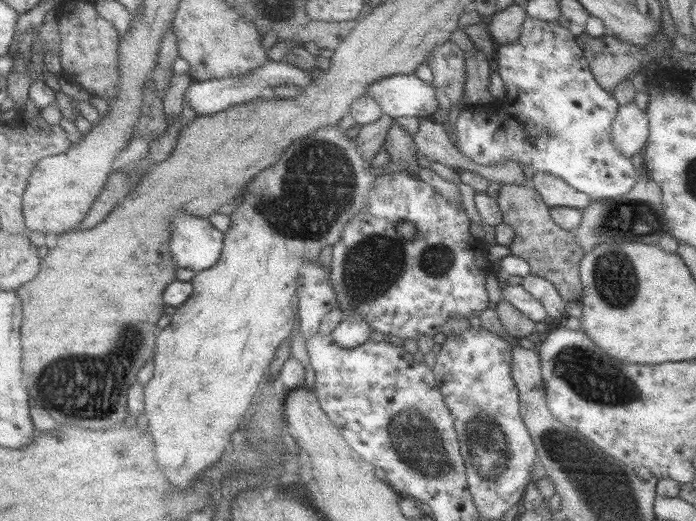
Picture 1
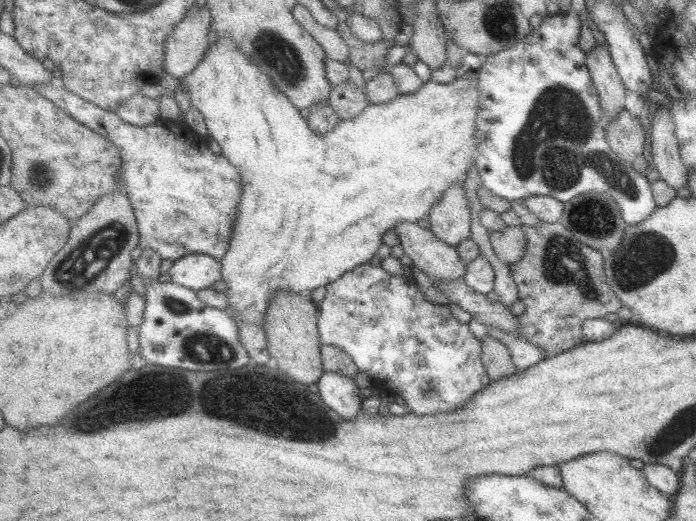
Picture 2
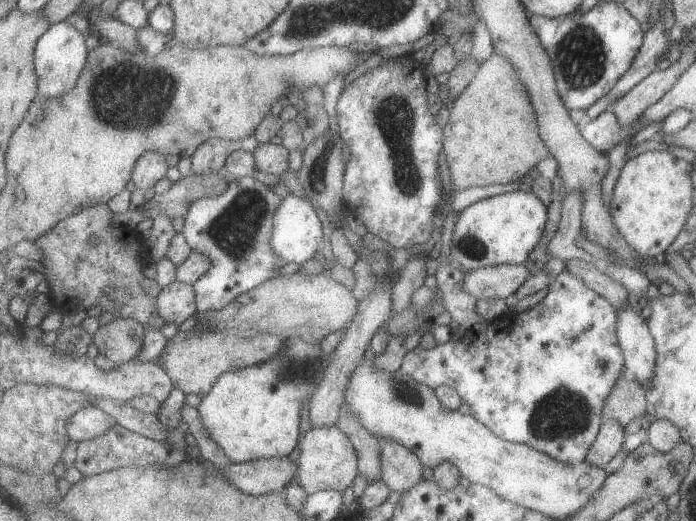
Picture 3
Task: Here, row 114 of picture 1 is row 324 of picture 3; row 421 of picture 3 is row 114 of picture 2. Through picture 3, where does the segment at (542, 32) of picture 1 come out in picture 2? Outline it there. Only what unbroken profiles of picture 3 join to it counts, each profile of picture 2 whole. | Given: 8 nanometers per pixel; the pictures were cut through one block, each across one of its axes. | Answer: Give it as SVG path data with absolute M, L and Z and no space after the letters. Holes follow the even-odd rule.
M570 12L547 14L546 17L543 18L545 21L542 21L539 27L531 29L522 40L519 40L514 46L511 46L511 48L482 57L482 65L480 69L475 72L477 82L479 82L479 108L481 112L480 118L478 118L478 129L480 130L478 137L481 140L481 144L480 152L476 155L473 169L475 170L476 177L481 180L481 184L487 188L487 190L509 201L519 201L533 195L555 198L564 203L573 197L577 197L577 194L585 194L585 192L607 194L607 196L615 200L615 204L619 206L621 220L627 225L635 225L641 221L645 221L657 206L649 182L645 177L643 178L639 172L633 170L629 164L623 163L622 159L619 158L608 145L603 127L602 109L600 108L598 96L595 92L596 89L592 84L591 77L586 68L586 54L583 54L577 44L580 36L580 26L584 26L584 19L586 19L584 13L580 16Z

